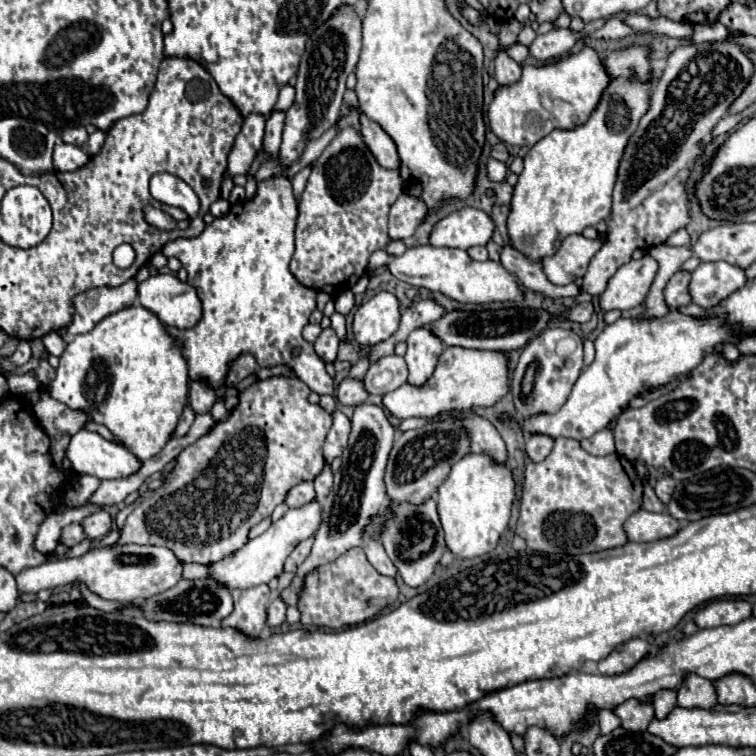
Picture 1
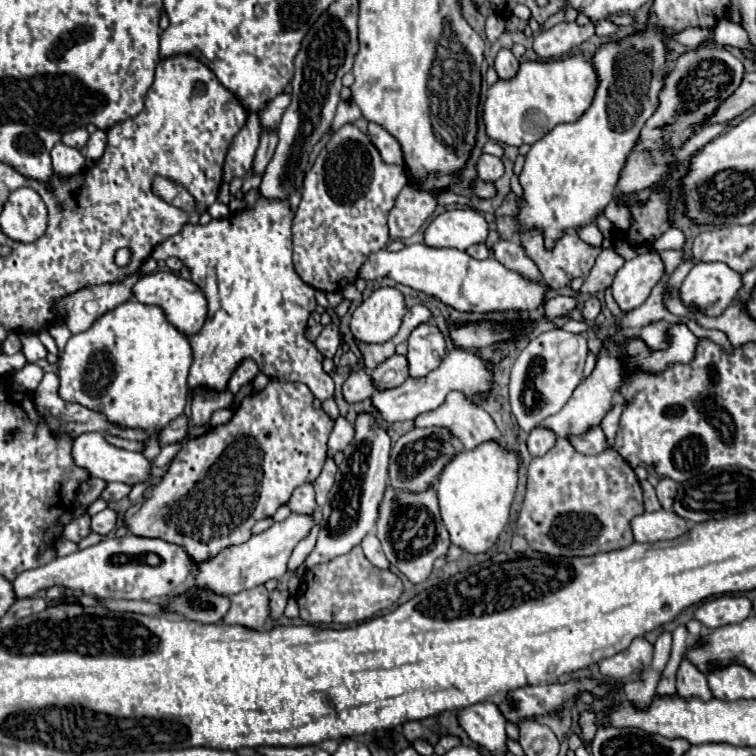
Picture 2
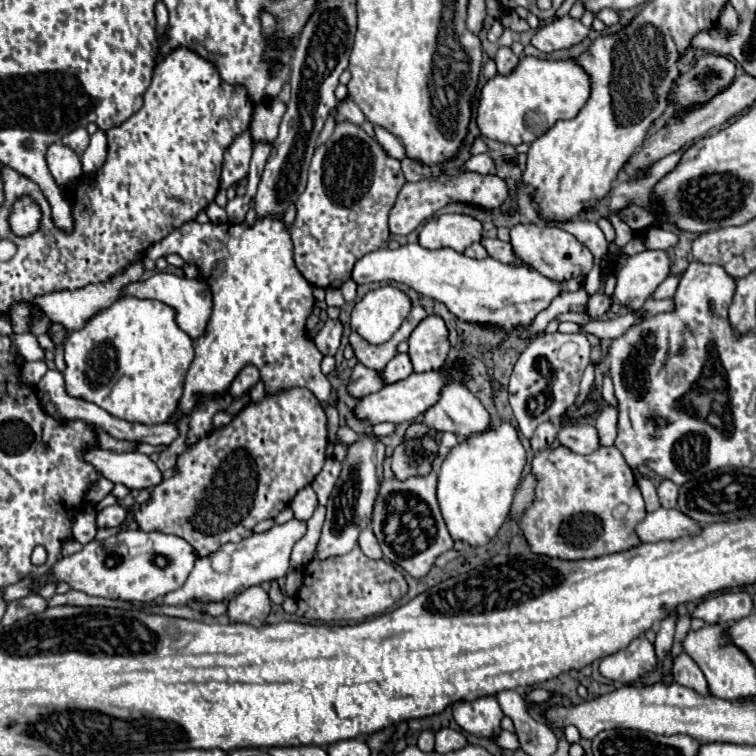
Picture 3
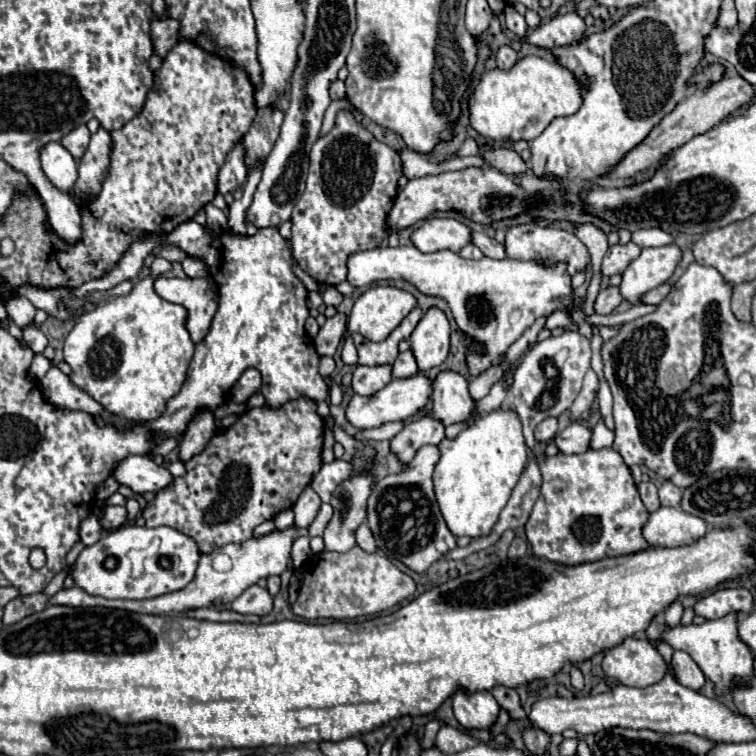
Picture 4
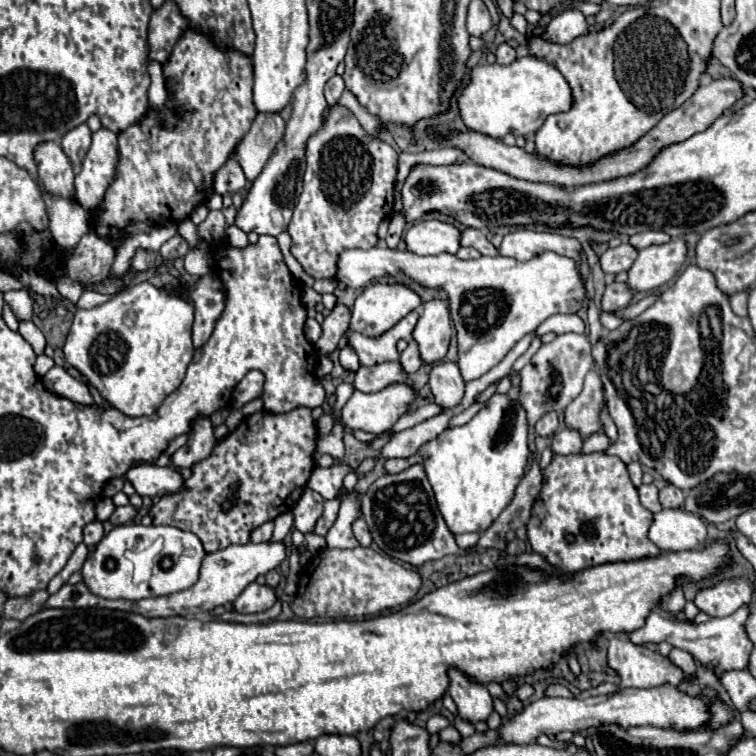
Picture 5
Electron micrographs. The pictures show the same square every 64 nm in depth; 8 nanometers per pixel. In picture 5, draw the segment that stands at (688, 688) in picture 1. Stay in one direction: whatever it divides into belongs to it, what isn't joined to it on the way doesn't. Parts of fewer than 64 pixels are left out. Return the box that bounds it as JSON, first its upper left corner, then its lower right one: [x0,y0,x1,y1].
[668,648,696,678]

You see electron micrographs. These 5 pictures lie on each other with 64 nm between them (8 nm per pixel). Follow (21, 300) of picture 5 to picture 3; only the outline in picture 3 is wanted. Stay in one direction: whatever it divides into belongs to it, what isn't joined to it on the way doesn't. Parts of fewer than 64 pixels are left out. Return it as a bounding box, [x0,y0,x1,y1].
[8,304,32,334]

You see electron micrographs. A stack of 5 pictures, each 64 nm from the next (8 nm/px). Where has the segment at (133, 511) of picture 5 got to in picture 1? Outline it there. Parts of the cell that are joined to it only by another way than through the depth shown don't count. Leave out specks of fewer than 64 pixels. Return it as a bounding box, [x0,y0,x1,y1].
[82,510,112,542]

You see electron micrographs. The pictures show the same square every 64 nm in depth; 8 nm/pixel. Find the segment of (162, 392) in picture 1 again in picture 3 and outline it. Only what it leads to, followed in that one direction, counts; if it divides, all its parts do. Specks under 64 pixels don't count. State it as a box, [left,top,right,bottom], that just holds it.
[64,296,194,424]

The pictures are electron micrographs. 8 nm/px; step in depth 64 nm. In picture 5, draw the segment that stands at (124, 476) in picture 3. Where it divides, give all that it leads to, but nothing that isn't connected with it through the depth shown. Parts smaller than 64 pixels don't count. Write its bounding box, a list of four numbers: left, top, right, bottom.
[126,464,184,496]

